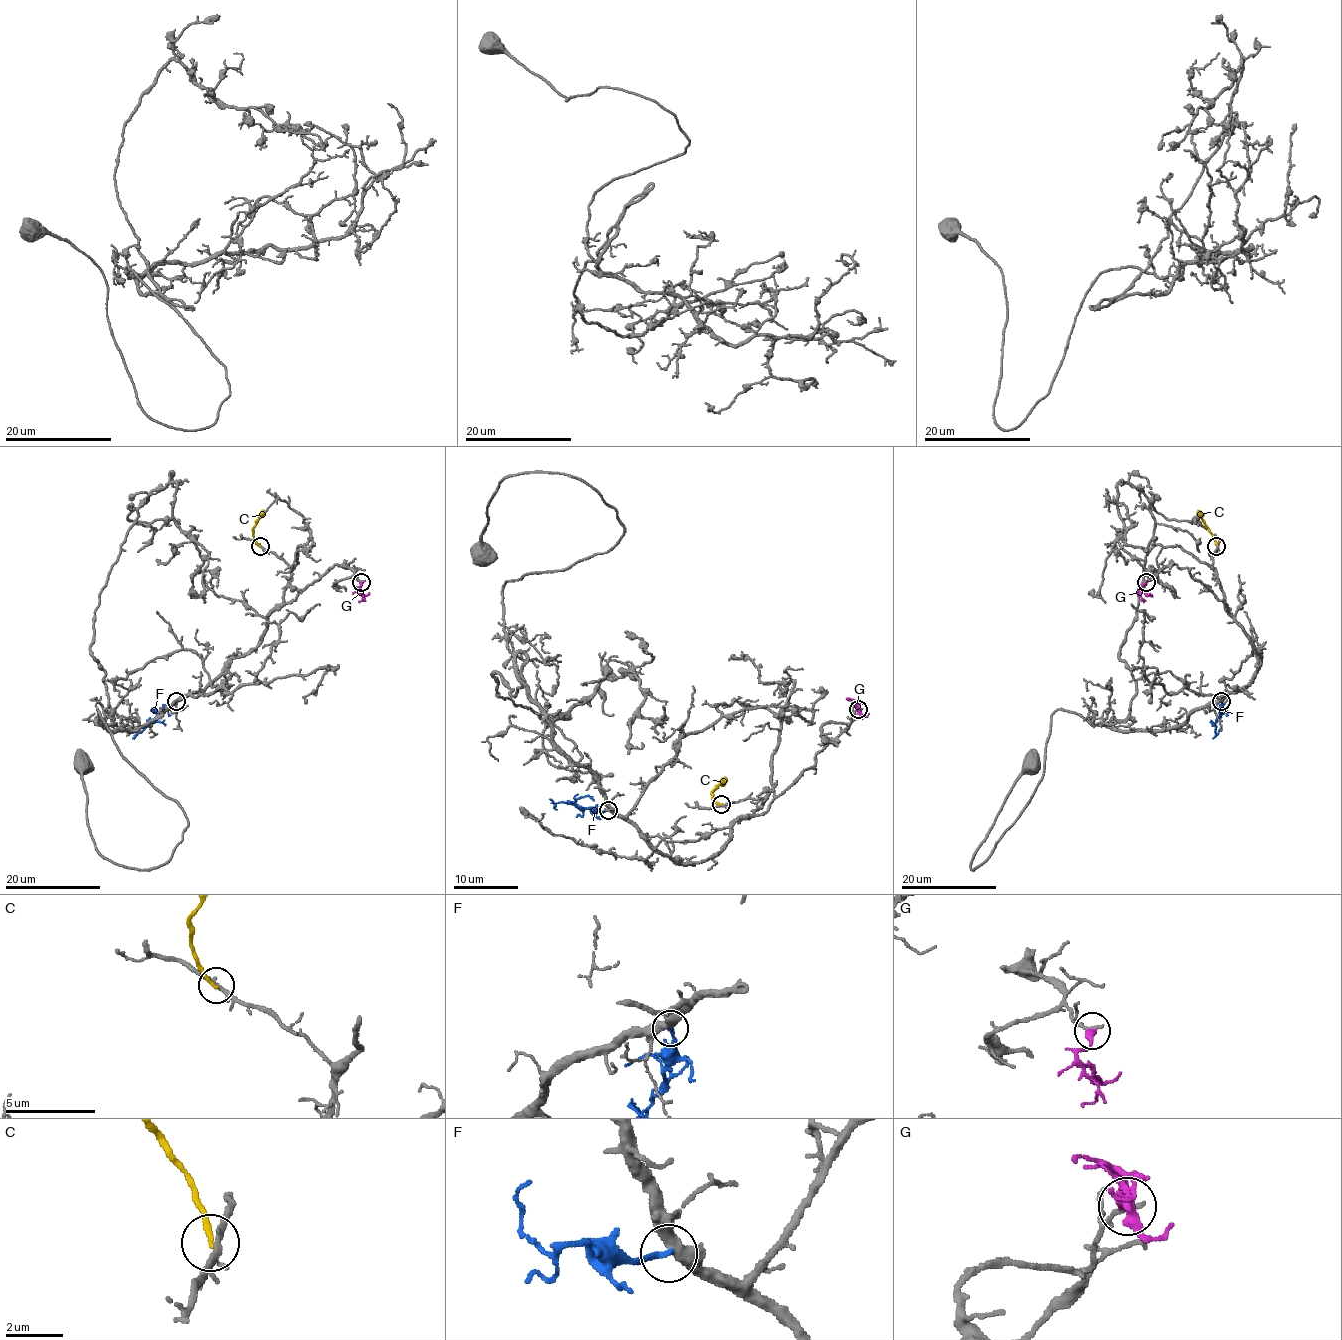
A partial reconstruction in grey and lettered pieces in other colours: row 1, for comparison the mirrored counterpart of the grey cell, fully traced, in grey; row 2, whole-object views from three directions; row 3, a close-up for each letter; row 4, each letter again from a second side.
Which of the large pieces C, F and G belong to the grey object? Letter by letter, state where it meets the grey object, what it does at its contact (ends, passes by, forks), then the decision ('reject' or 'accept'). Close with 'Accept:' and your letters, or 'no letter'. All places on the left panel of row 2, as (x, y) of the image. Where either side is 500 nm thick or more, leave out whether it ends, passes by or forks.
C: (260, 546) | it ends | reject
F: (176, 701) | it ends | reject
G: (361, 582) | it ends | reject
Accept: no letter

